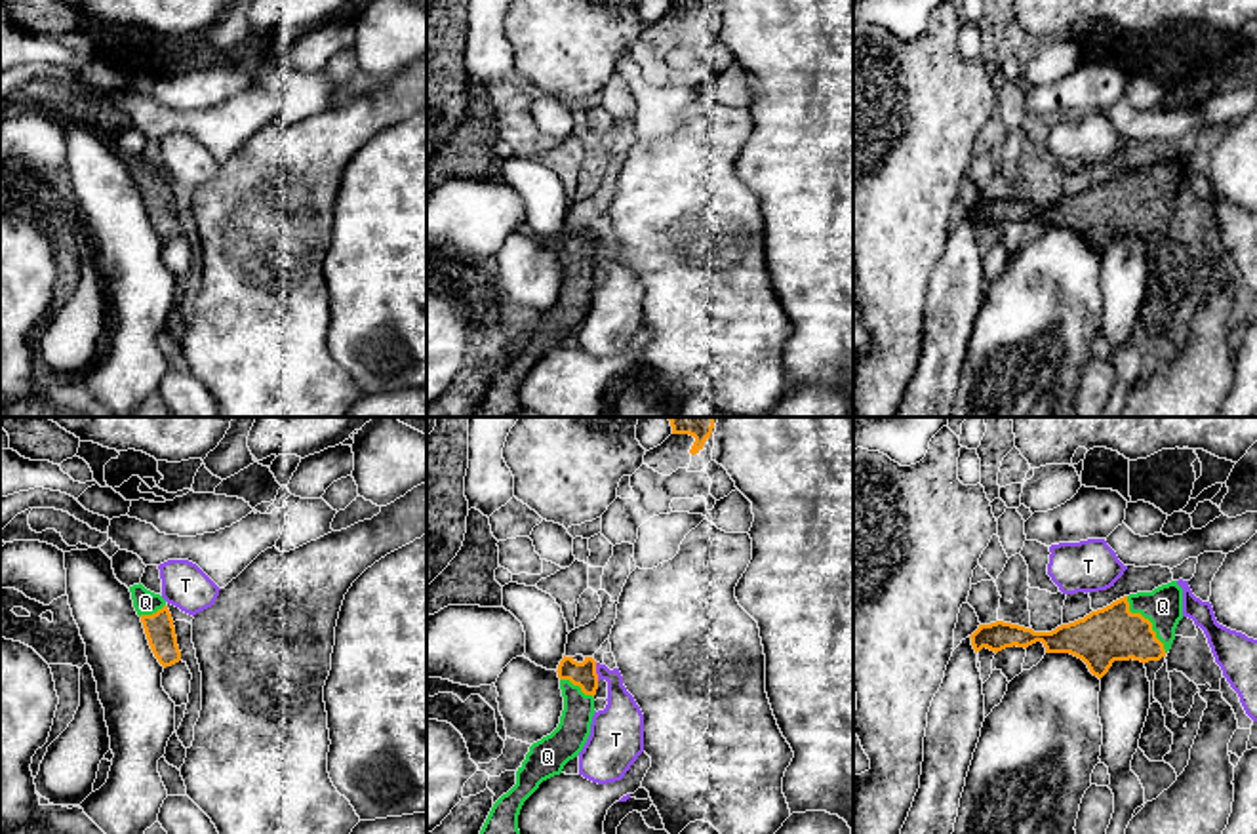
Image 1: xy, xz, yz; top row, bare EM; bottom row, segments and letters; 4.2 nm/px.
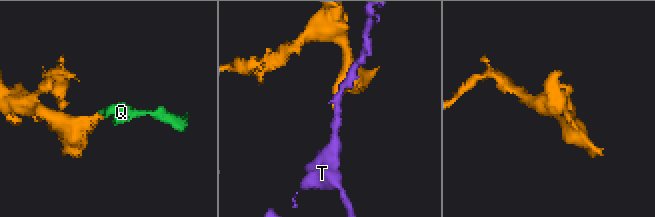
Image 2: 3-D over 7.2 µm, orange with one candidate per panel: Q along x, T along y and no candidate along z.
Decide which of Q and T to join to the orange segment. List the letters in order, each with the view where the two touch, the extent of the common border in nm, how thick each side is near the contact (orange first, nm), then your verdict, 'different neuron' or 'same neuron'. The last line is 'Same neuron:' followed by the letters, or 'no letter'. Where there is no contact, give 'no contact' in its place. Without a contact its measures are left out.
Q: contact in yz; length 300 nm; calibres 220 and 160 nm; same neuron
T: contact in xz; length 80 nm; calibres 110 and 200 nm; different neuron
Same neuron: Q

